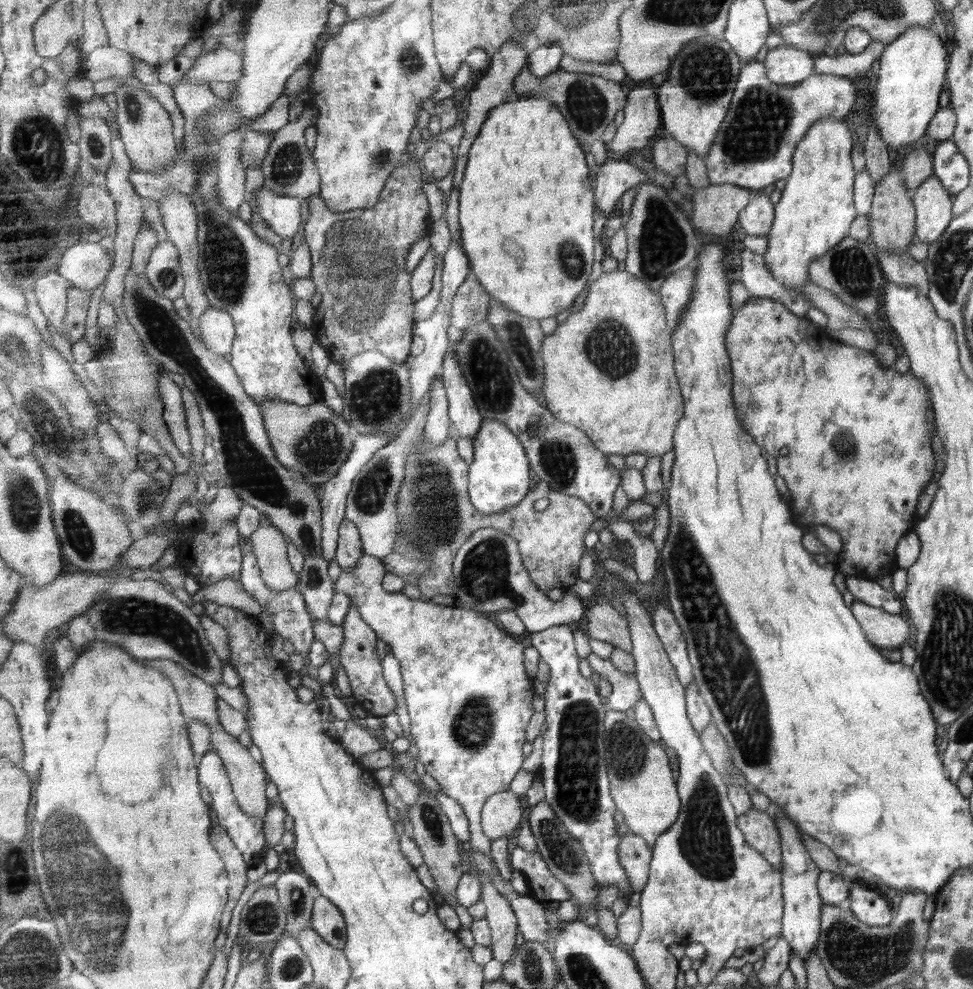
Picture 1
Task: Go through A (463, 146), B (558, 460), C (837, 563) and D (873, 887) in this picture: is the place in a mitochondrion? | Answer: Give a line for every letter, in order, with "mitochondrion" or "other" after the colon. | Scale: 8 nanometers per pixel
A: other
B: mitochondrion
C: other
D: other

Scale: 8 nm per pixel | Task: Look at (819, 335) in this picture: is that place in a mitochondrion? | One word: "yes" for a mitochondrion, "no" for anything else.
no

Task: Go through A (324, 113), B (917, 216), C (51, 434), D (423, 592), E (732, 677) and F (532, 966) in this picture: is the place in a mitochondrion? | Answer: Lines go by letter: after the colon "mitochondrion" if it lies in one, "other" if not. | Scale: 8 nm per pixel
A: other
B: other
C: mitochondrion
D: other
E: mitochondrion
F: mitochondrion

